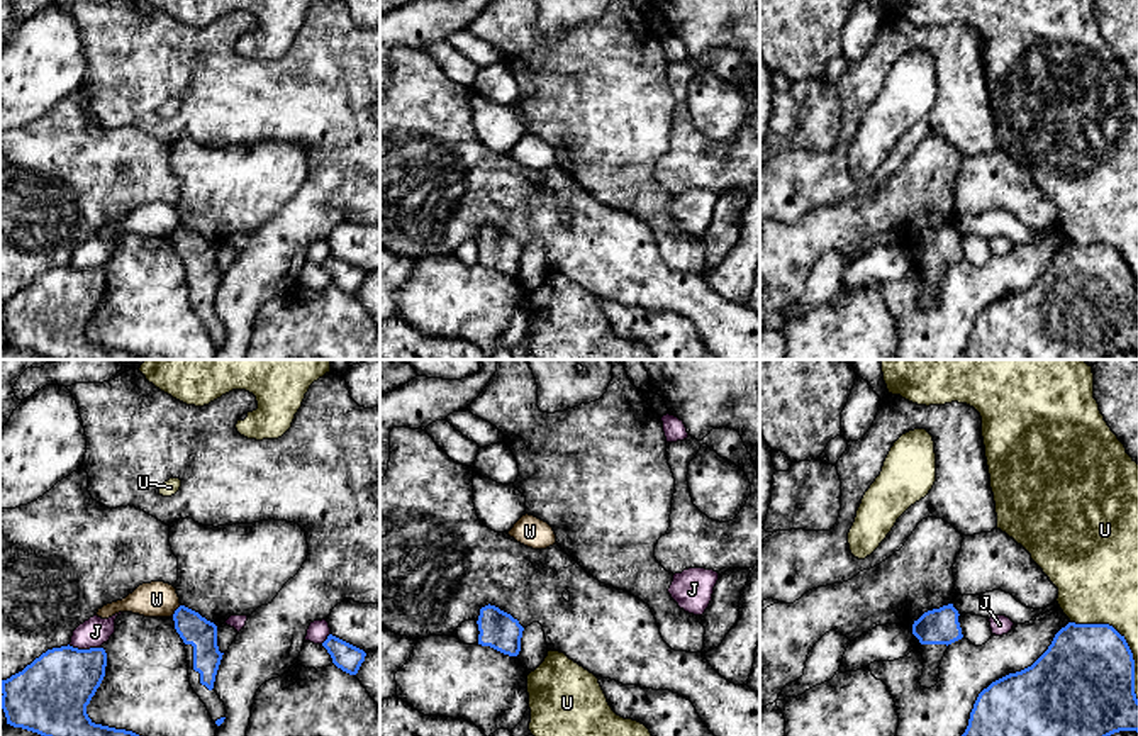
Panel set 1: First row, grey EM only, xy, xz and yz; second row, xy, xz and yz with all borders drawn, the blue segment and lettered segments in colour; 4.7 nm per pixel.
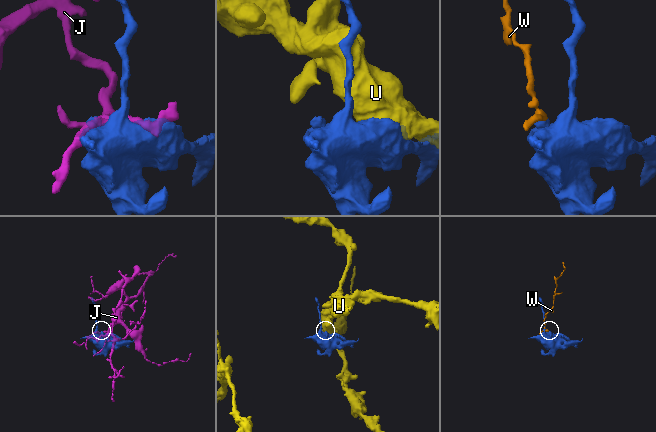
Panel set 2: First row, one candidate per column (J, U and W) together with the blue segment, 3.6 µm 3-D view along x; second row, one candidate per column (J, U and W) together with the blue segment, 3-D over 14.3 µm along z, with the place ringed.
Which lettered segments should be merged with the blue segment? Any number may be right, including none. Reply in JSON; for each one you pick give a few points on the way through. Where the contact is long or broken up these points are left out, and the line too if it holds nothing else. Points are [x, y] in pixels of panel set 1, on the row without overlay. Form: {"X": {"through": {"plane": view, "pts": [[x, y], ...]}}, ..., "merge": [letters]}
{"merge": []}

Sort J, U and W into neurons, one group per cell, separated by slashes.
J / U / W

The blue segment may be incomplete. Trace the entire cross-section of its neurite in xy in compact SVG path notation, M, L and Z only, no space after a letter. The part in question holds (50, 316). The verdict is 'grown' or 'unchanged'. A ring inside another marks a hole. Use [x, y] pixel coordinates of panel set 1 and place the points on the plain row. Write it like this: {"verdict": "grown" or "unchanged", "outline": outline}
{"verdict": "unchanged", "outline": "M53 268L22 292L2 300L0 326L7 344L49 360L144 360L95 344L86 326L105 297L103 268Z"}

